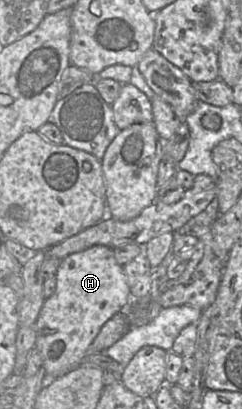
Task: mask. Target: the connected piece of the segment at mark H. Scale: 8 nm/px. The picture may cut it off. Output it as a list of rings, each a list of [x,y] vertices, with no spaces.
[[[94,245],[63,258],[56,272],[55,292],[44,300],[34,328],[36,330],[34,348],[37,348],[42,356],[48,379],[55,379],[79,366],[90,352],[90,346],[102,326],[113,315],[129,308],[131,299],[130,286],[127,283],[123,266],[115,259],[114,248]]]

